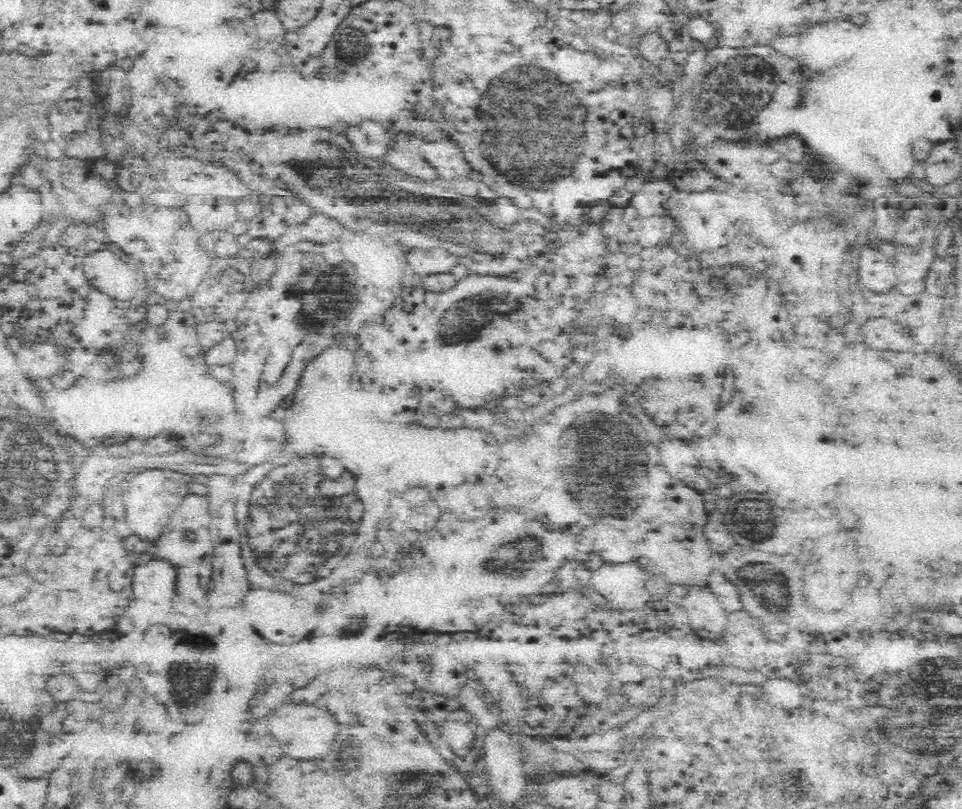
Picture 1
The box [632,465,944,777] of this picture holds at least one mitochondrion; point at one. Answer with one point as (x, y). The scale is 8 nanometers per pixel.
(760, 522)

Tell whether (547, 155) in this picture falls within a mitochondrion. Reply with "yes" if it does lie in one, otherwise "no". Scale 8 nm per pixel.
yes

